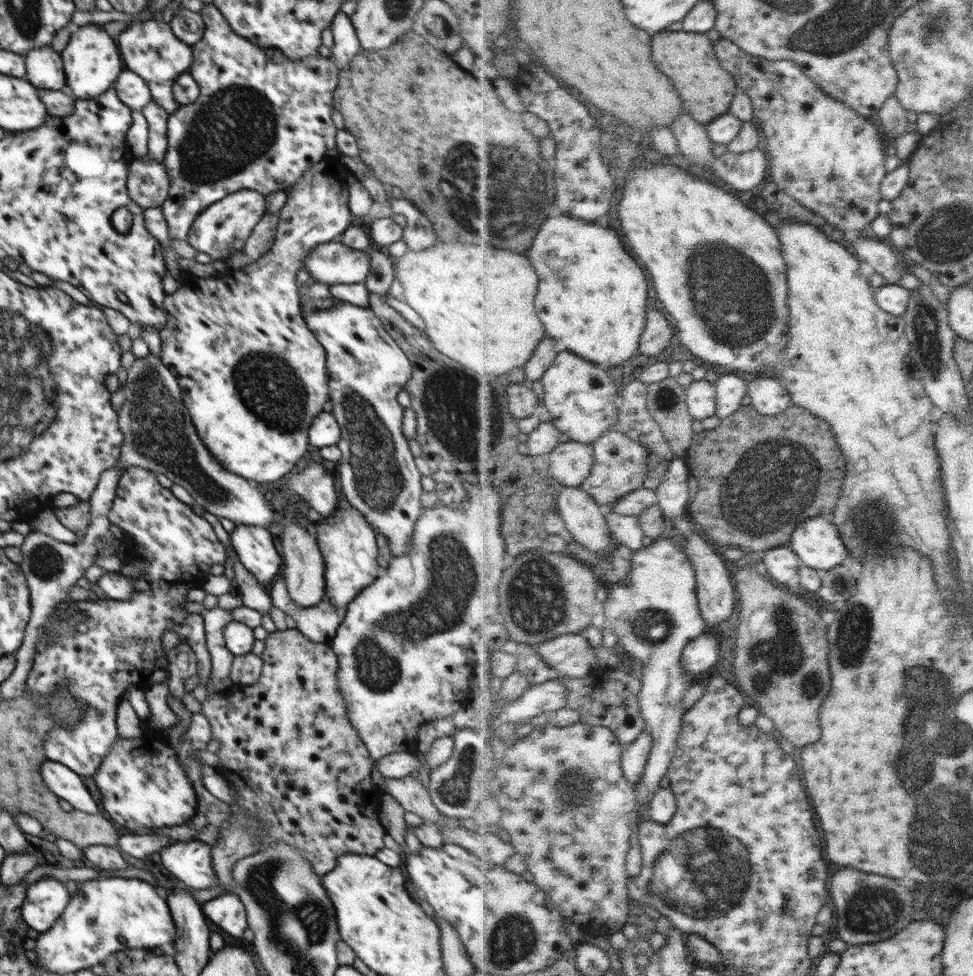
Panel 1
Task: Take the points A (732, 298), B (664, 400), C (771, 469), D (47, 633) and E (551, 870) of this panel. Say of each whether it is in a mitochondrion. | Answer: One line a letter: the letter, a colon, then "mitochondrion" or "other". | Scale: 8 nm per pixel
A: mitochondrion
B: mitochondrion
C: mitochondrion
D: other
E: other

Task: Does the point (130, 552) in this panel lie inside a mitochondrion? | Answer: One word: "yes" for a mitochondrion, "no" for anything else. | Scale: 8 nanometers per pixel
no

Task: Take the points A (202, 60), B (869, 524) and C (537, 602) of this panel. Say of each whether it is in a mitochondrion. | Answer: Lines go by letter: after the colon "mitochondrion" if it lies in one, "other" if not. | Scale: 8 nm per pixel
A: other
B: mitochondrion
C: mitochondrion

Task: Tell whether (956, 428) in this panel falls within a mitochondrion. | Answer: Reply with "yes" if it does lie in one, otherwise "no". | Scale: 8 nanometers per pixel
no

